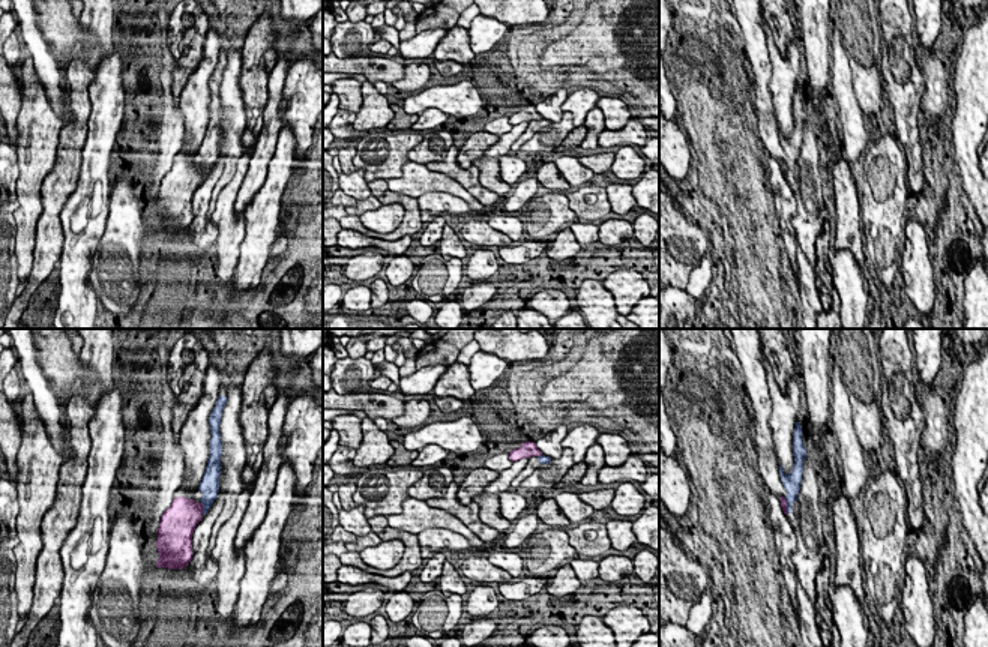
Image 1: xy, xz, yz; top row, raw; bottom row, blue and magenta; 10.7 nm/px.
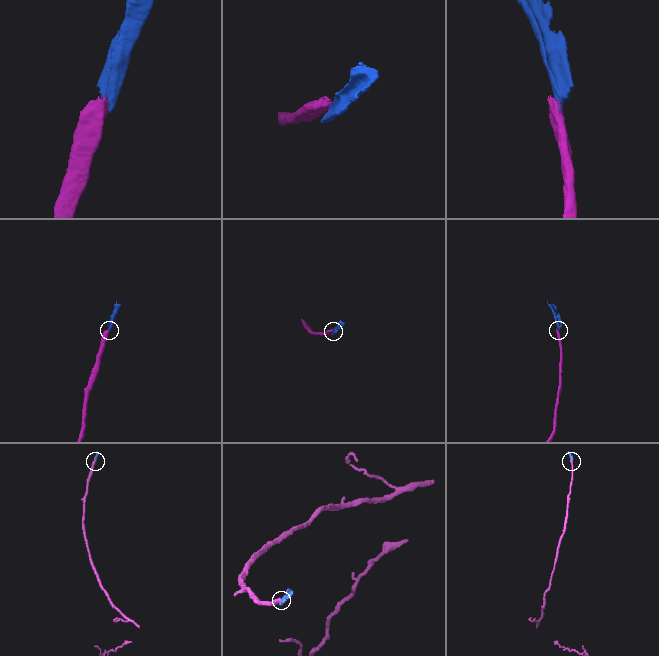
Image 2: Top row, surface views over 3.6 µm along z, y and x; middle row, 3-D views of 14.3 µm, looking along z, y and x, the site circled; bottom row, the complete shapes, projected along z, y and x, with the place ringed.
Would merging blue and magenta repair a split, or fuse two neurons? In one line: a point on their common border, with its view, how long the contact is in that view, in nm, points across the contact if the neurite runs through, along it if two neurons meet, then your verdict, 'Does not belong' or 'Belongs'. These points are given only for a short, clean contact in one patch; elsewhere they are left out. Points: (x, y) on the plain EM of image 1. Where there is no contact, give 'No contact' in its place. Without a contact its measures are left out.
Touches blue at xy (203, 171). Shared border 130 nm. Does not belong

